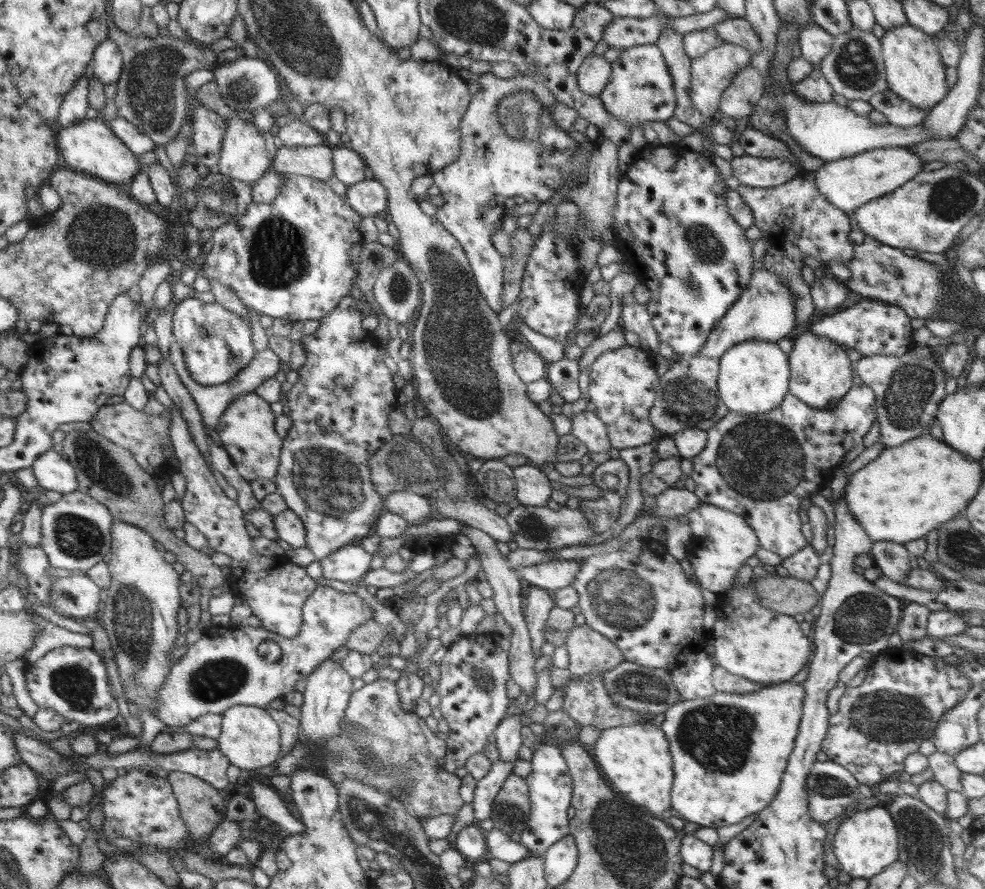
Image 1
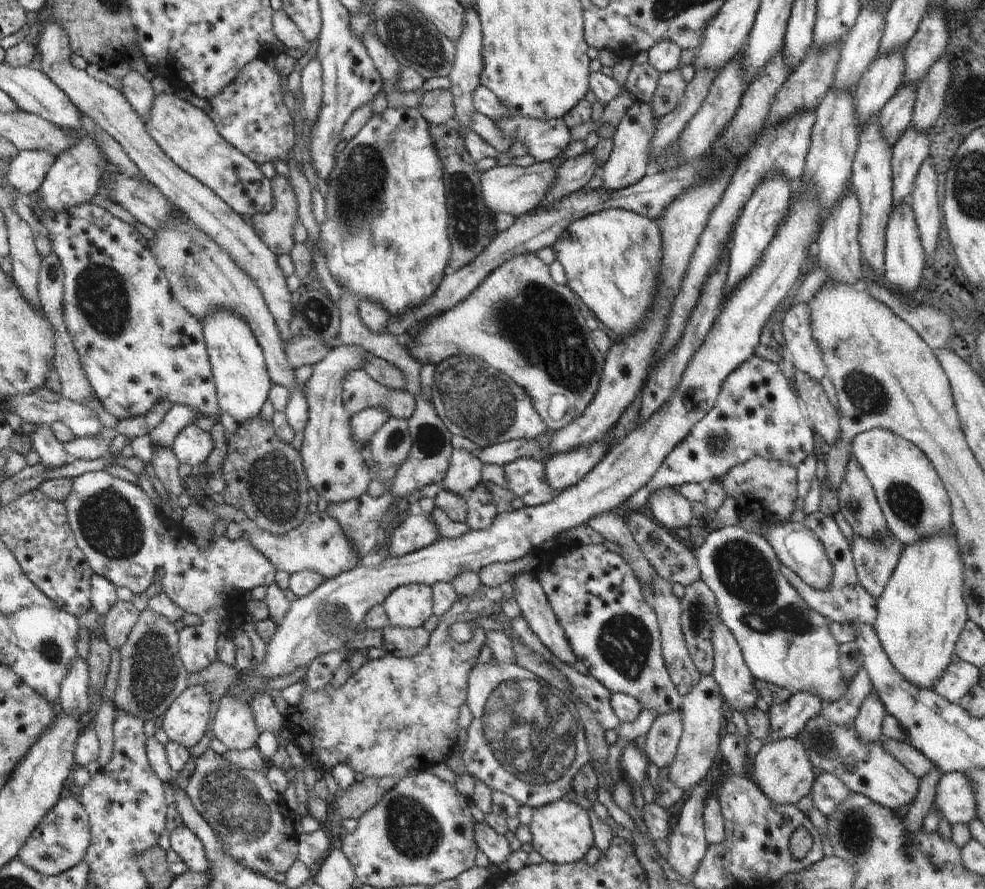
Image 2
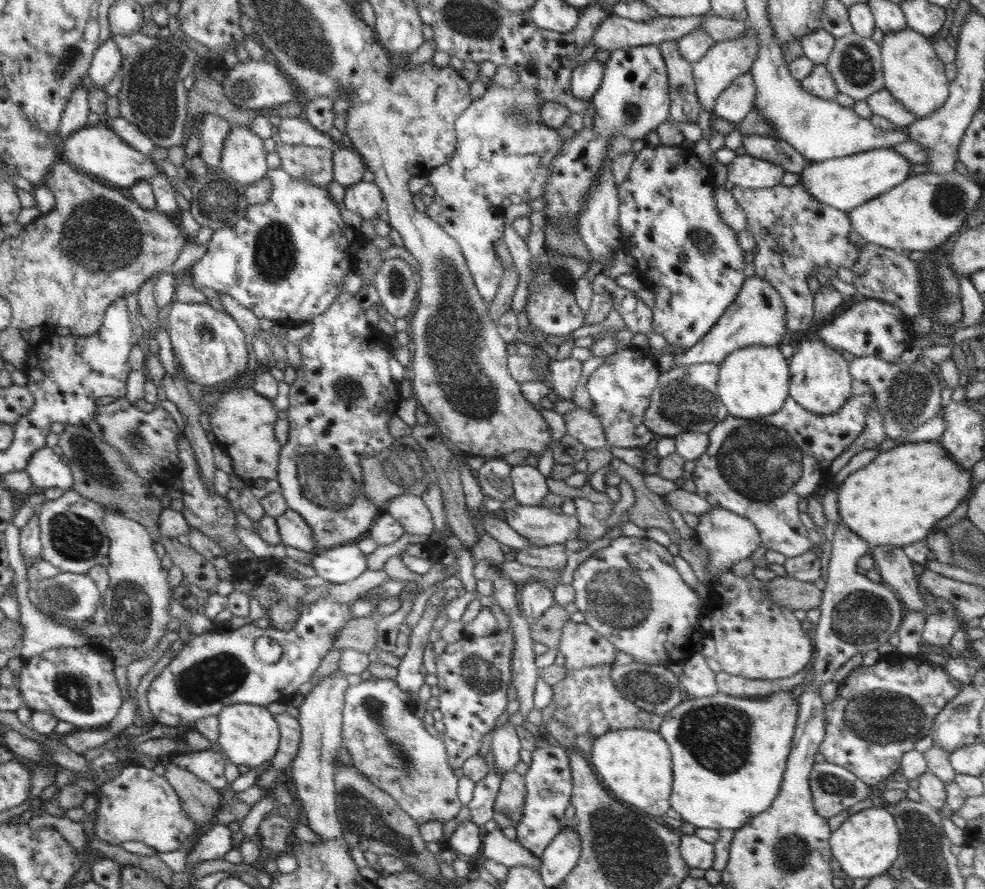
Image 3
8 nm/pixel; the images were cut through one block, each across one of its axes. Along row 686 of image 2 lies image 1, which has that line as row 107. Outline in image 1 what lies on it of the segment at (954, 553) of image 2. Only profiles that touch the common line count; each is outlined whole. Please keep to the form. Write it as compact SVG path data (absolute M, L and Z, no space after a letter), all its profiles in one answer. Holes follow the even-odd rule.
M908 22L885 31L881 46L888 89L914 108L930 111L940 100L946 98L949 92L945 78L947 66L942 63L932 38Z

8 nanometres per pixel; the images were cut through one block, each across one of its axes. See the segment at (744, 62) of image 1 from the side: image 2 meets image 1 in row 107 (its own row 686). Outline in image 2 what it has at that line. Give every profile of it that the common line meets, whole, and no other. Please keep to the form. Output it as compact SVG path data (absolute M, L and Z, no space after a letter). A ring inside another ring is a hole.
M702 675L701 680L691 692L683 697L679 712L683 732L679 739L676 757L669 767L668 780L677 784L681 789L692 789L703 779L706 779L710 770L719 760L720 728L724 718L724 700L716 680L710 675Z

